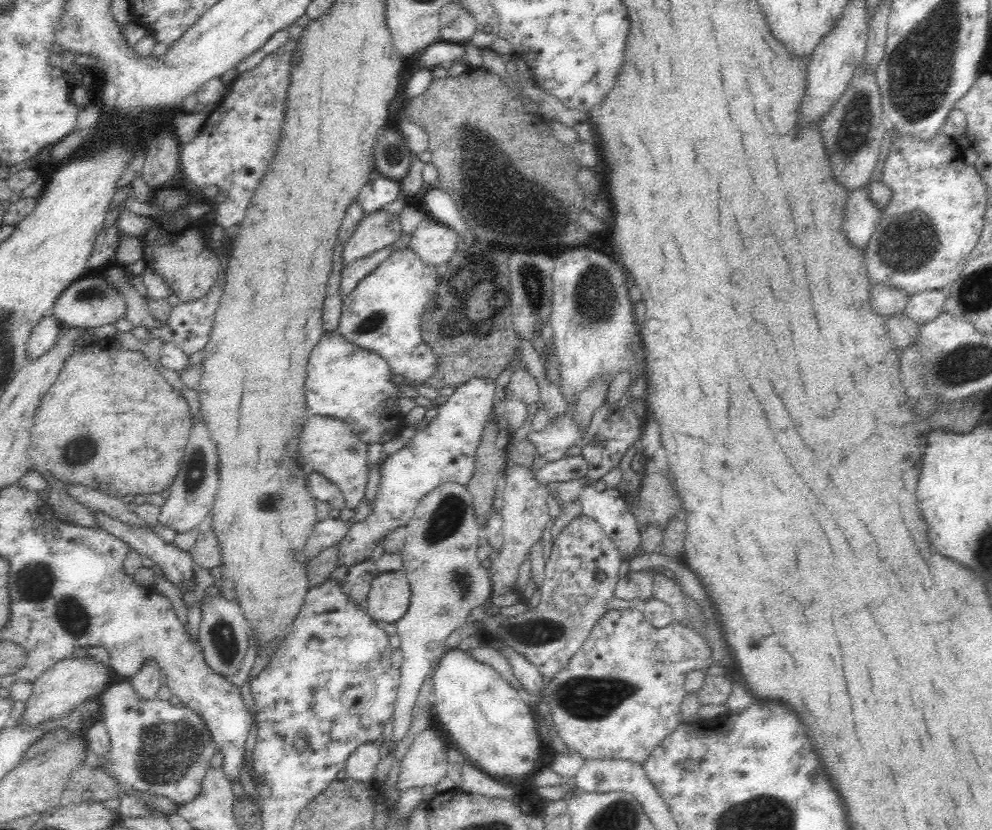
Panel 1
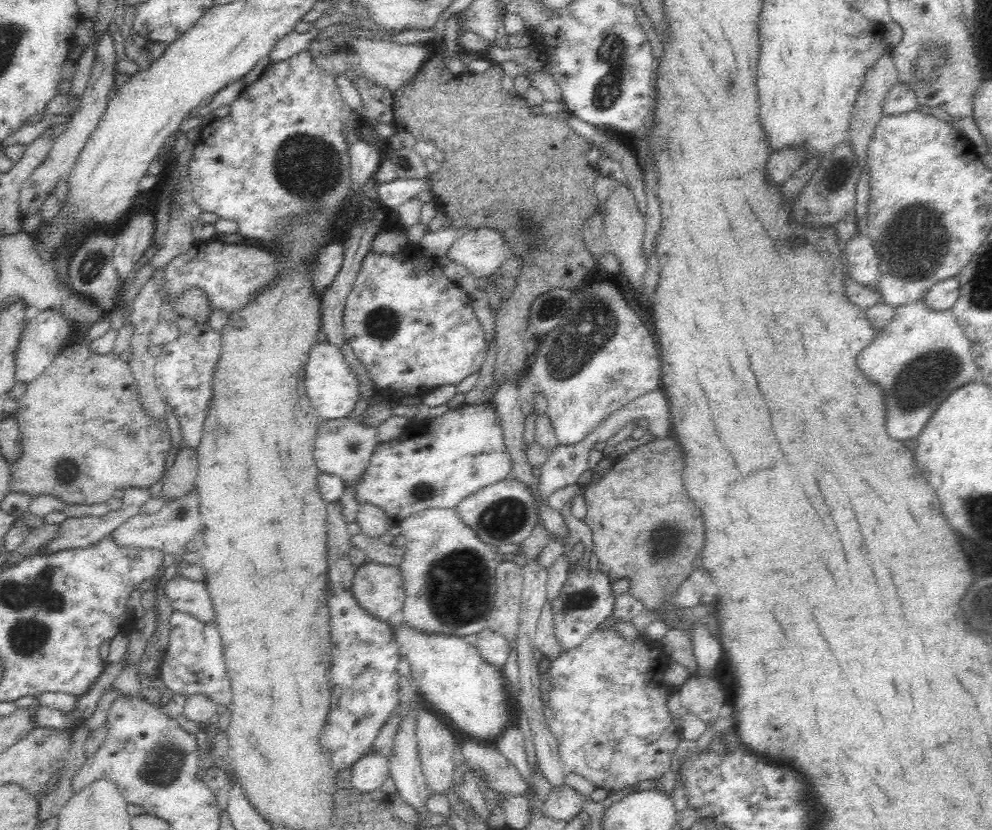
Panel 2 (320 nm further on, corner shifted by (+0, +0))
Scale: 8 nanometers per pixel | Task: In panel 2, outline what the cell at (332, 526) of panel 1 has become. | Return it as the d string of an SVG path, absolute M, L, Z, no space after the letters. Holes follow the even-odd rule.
M360 532L350 537L350 544L364 551L367 561L373 561L386 566L399 567L404 560L405 547L396 547L383 543L377 538L372 538Z

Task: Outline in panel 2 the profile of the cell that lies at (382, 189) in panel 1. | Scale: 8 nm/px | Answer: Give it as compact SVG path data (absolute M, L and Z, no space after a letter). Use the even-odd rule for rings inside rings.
M397 178L391 182L376 182L378 198L387 210L394 210L407 200L430 191L428 178Z

